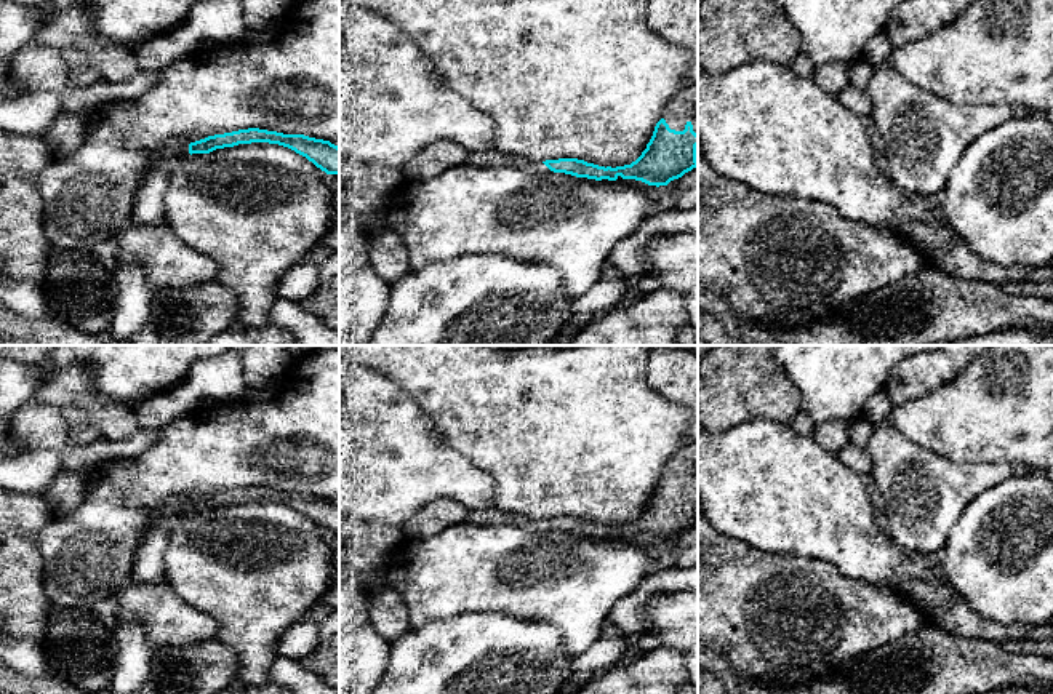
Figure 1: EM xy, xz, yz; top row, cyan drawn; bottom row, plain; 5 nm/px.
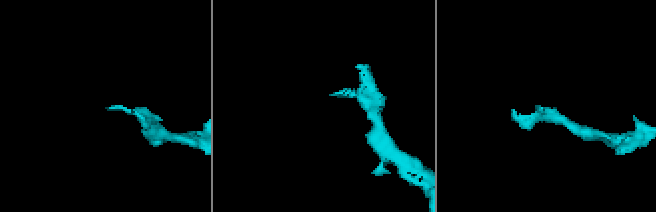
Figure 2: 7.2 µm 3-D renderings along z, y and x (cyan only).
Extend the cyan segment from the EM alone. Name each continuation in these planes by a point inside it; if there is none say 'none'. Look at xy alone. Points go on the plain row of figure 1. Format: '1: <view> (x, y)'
1: xy (178, 506)

